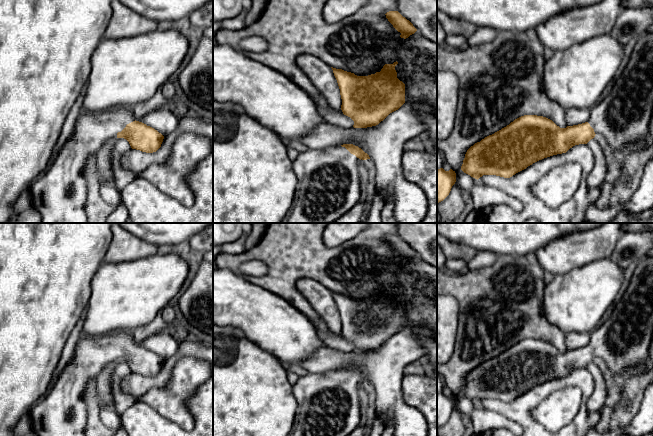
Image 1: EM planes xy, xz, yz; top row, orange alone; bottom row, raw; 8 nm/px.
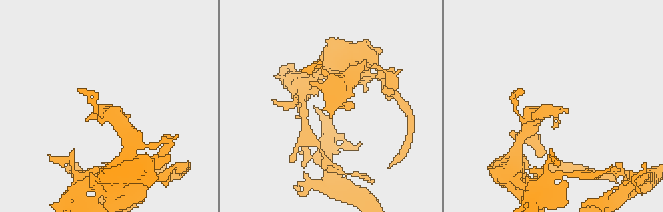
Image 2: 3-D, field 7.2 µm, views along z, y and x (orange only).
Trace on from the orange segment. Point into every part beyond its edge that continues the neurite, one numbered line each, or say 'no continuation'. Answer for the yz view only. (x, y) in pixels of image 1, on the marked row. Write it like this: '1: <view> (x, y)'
1: yz (623, 117)

